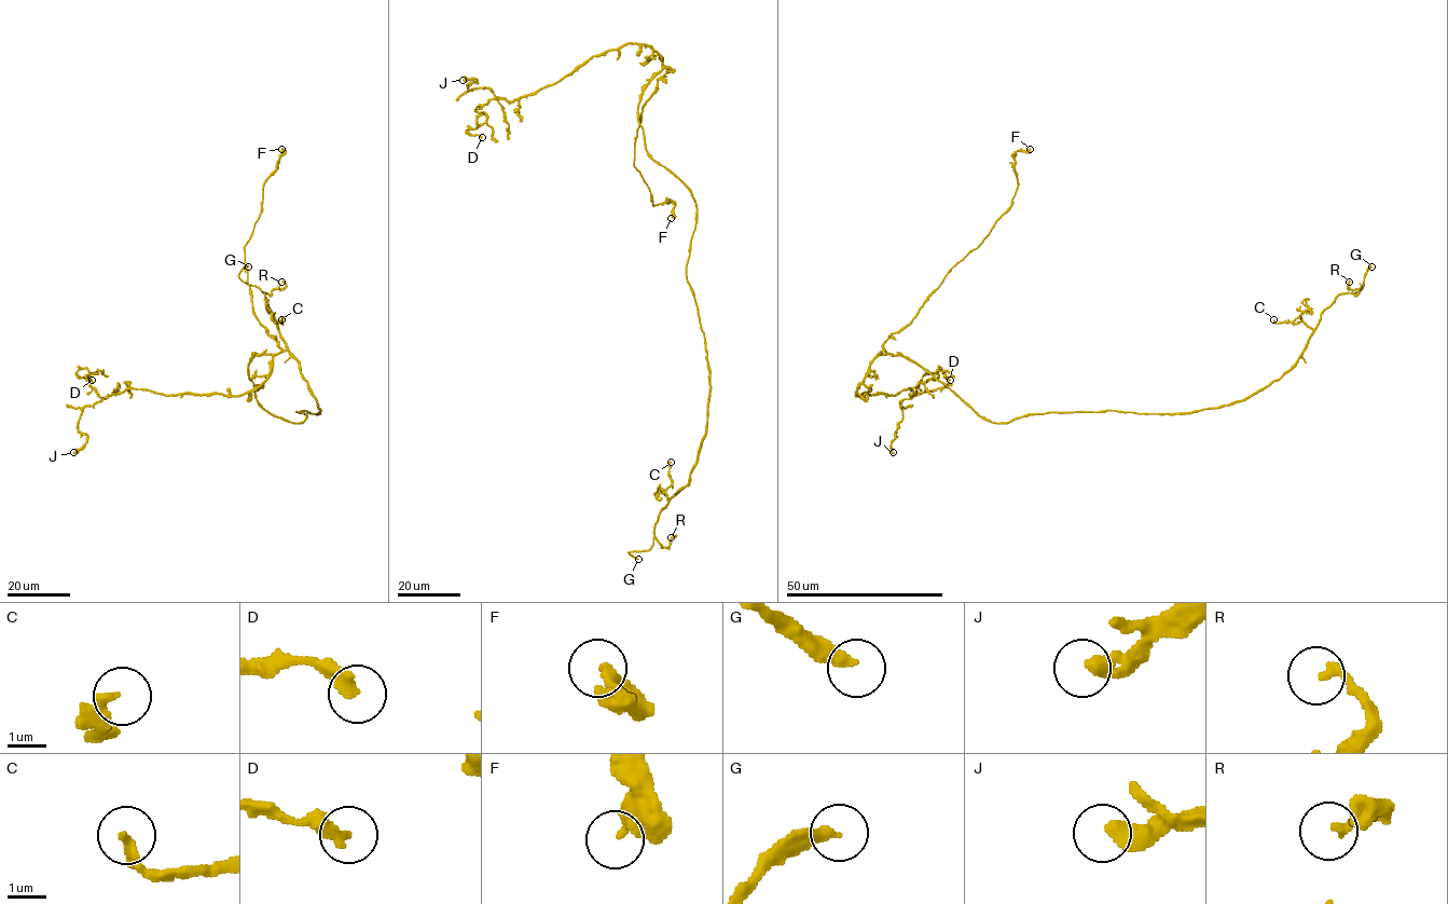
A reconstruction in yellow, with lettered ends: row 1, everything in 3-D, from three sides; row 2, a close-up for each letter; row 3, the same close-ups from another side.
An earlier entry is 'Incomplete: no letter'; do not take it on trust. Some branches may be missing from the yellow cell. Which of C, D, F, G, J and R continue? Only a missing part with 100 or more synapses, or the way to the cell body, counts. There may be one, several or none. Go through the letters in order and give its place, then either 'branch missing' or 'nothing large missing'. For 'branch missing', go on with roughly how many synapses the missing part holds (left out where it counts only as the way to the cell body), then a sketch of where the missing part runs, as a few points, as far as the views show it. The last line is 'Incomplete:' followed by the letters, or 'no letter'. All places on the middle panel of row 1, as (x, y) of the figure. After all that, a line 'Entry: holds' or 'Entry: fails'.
C: place (671, 462); nothing large missing
D: place (482, 137); nothing large missing
F: place (671, 218); nothing large missing
G: place (638, 559); branch missing; course (638, 559), (631, 556), (617, 537), (612, 524), (605, 520)
J: place (463, 80); nothing large missing
R: place (671, 537); nothing large missing
Incomplete: G
Entry: fails

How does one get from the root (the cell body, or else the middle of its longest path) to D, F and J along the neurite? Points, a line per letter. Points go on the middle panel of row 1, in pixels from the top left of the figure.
D: (688, 188), (646, 149), (638, 105), (662, 59), (643, 44), (491, 99), (467, 131), (482, 137)
F: (688, 188), (648, 153), (638, 120), (664, 68), (633, 165), (653, 205), (674, 204), (671, 218)
J: (688, 188), (646, 149), (638, 105), (662, 63), (648, 46), (592, 55), (511, 101), (463, 80)

